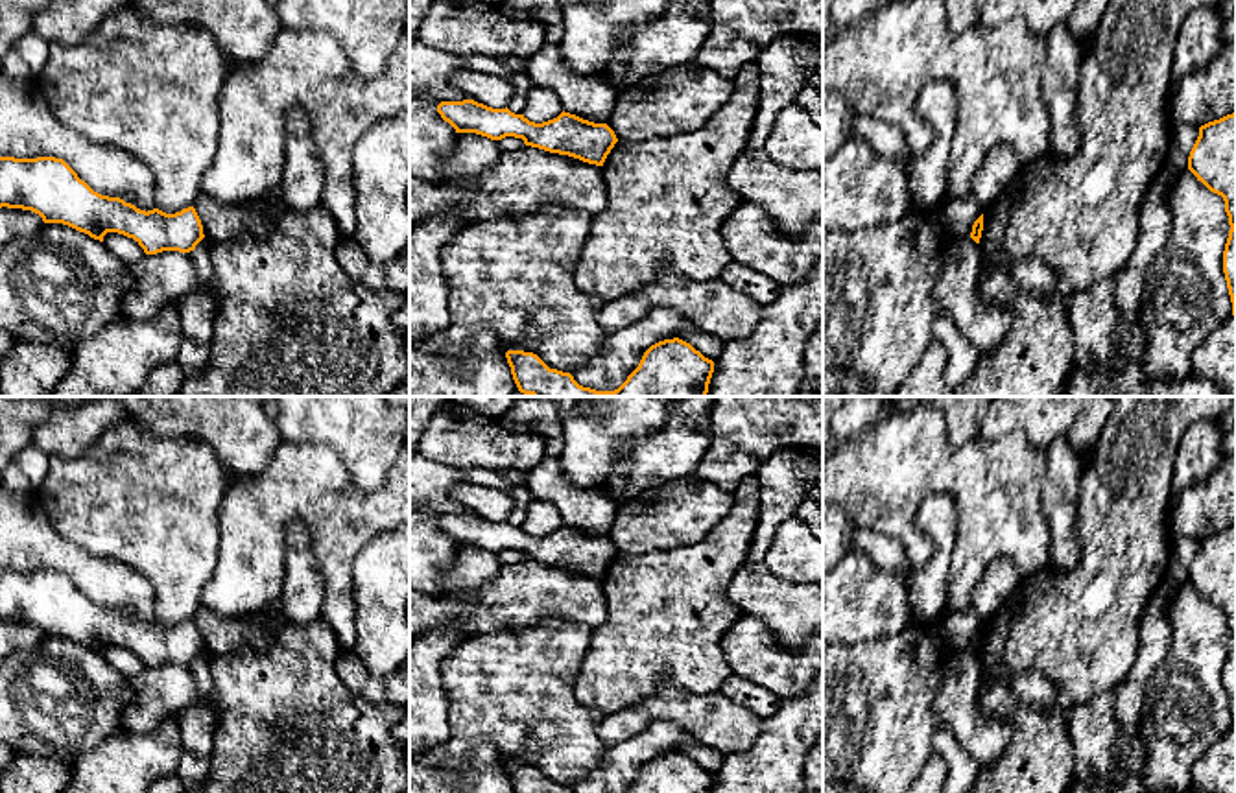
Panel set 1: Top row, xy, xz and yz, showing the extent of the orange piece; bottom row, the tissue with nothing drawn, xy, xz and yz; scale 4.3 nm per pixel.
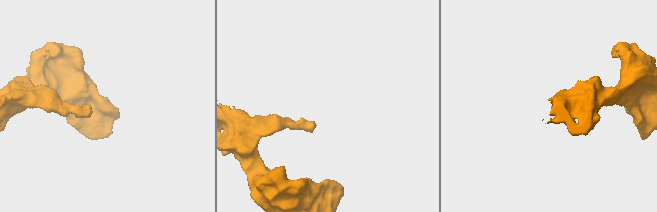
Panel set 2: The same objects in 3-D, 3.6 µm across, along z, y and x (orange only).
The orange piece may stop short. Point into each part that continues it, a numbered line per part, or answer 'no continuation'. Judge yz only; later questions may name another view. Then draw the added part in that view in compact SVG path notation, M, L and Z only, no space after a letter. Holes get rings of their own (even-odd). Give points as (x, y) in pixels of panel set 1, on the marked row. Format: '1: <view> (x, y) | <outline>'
no continuation

